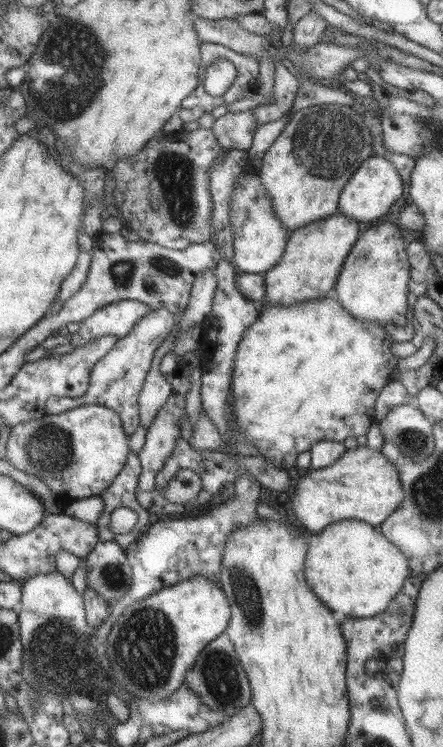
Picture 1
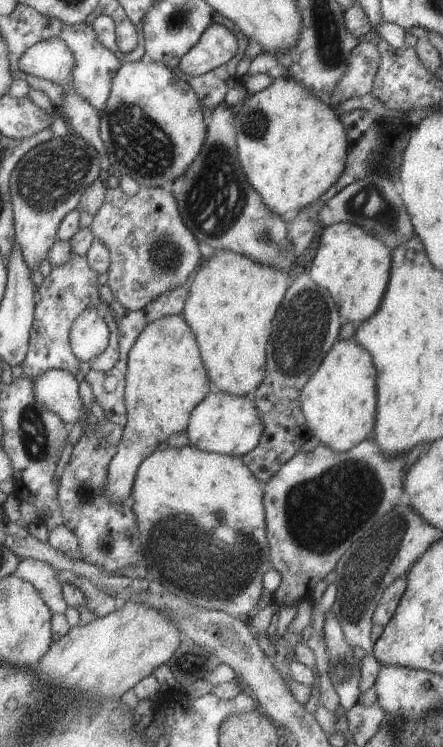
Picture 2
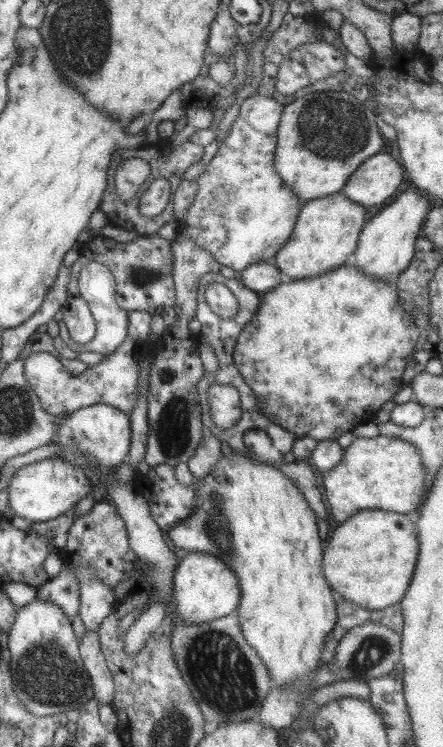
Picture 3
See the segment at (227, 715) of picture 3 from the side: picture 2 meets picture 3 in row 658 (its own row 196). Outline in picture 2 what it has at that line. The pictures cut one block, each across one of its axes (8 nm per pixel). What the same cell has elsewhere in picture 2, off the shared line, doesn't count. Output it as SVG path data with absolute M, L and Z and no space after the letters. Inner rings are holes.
M221 102L211 110L211 120L206 126L205 138L200 146L199 154L196 154L195 160L169 184L169 191L177 201L179 216L197 242L208 244L216 251L232 250L260 265L287 272L295 264L297 257L287 236L288 222L265 206L262 198L245 178L236 151L236 130L232 107Z

